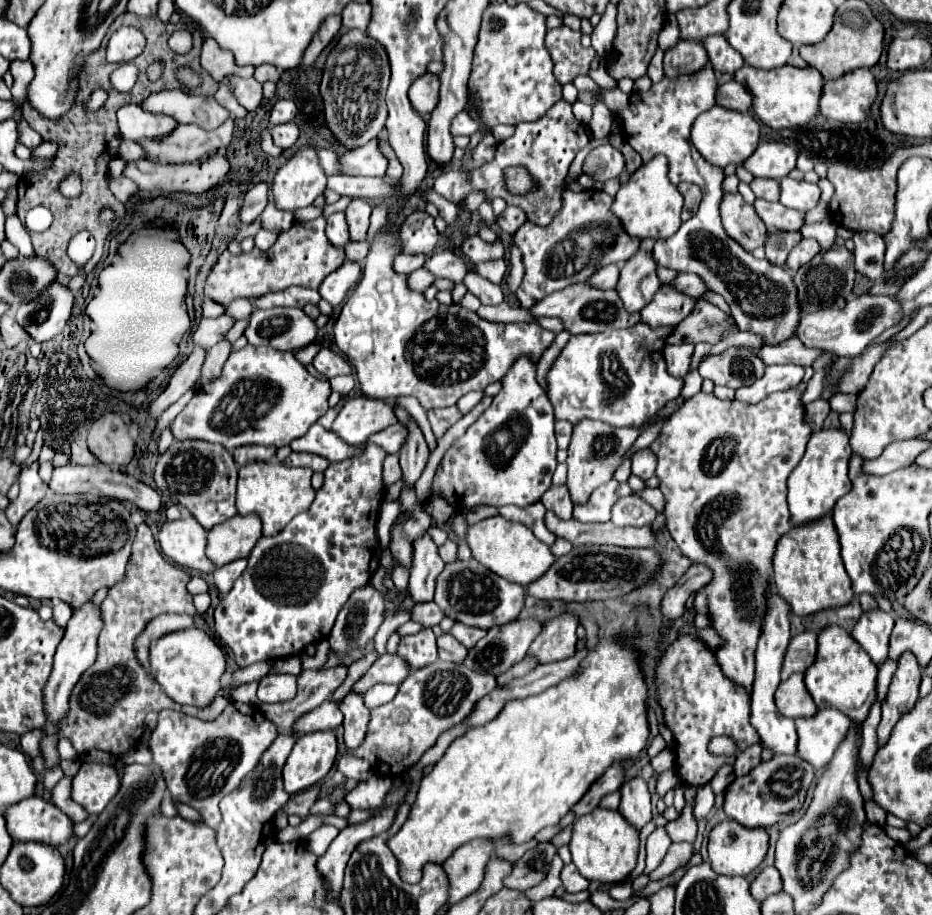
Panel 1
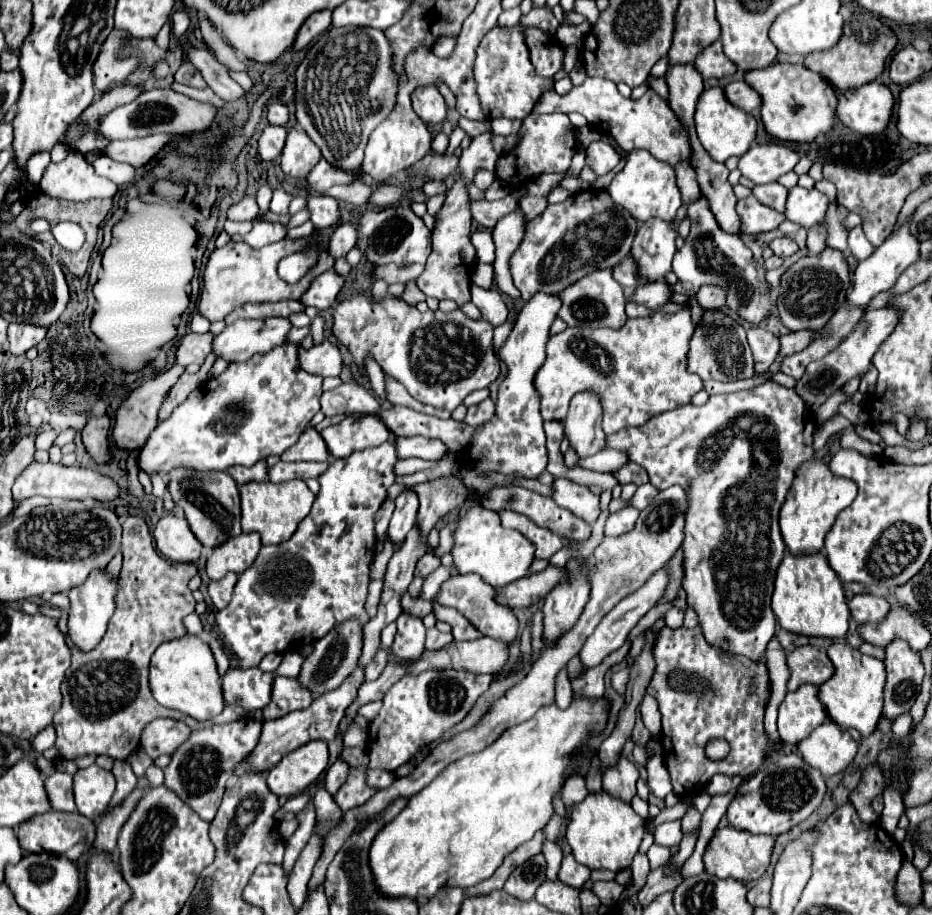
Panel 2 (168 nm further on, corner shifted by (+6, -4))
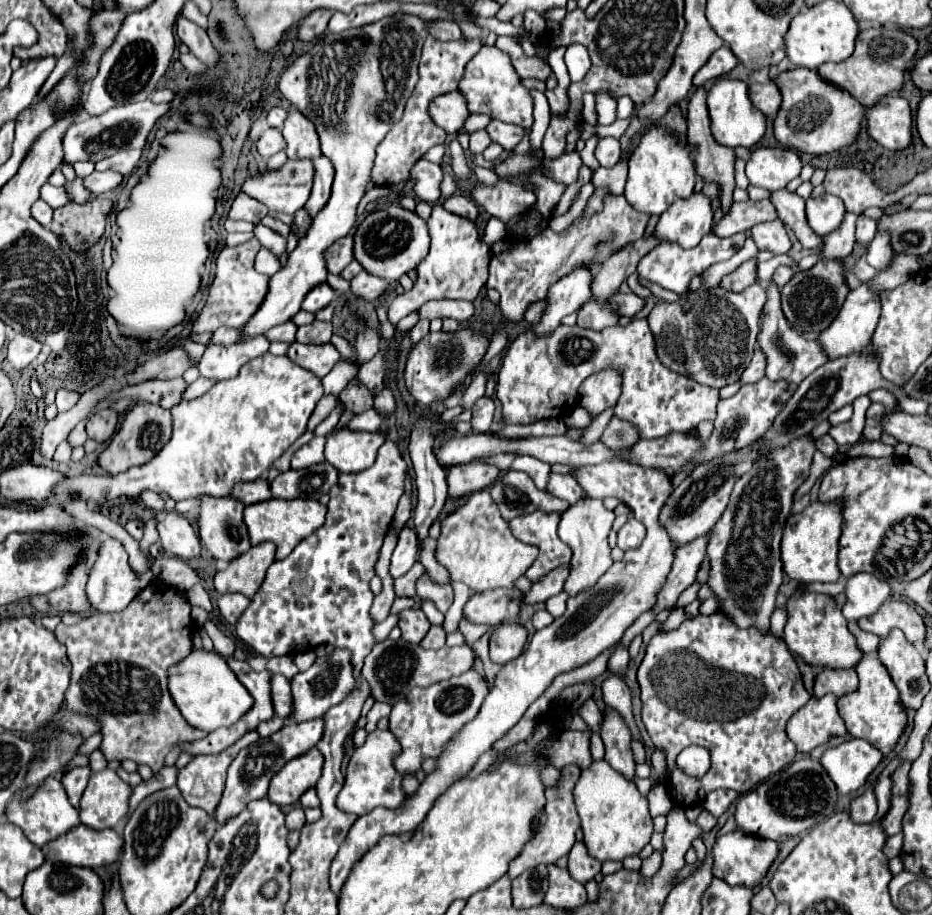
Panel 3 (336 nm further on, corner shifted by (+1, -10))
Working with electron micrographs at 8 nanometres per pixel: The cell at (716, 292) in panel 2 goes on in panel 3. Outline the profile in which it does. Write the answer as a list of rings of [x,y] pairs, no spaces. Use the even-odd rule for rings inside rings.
[[[757,259],[745,261],[737,271],[733,271],[733,273],[729,273],[729,275],[723,277],[721,287],[723,289],[729,289],[733,293],[747,289],[749,285],[755,283],[755,267],[757,267]]]

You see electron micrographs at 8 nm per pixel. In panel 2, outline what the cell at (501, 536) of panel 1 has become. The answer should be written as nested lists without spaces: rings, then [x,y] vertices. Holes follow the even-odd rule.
[[[474,503],[462,517],[458,517],[454,529],[454,547],[450,553],[460,575],[478,573],[488,585],[500,589],[528,575],[528,567],[534,561],[534,543],[520,535],[520,531],[504,529],[496,511],[484,509],[480,503]]]

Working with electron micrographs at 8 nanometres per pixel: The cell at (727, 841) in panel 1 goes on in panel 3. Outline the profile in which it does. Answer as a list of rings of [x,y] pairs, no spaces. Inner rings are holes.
[[[733,831],[721,835],[713,845],[713,875],[721,877],[727,885],[743,885],[743,887],[757,887],[763,877],[767,875],[771,863],[777,857],[777,843],[761,837],[747,835],[743,831]]]

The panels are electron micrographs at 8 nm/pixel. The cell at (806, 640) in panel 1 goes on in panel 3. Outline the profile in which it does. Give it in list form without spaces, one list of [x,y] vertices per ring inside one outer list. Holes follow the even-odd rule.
[[[823,669],[815,675],[813,685],[813,697],[823,697],[827,693],[833,693],[837,697],[855,691],[857,687],[857,673],[855,669]]]

